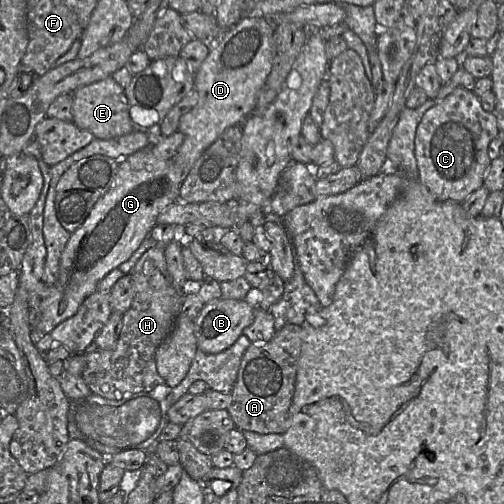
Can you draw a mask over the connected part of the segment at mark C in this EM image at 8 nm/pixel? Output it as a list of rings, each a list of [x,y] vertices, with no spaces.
[[[464,88],[456,89],[425,112],[416,131],[414,152],[417,160],[418,180],[436,199],[461,203],[484,185],[484,178],[491,164],[488,154],[489,144],[499,133],[496,114],[486,112],[482,108],[479,97],[473,91]]]

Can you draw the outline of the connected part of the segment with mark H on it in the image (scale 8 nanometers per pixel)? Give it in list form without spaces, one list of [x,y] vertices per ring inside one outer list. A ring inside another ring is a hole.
[[[159,244],[150,247],[129,273],[133,283],[133,301],[130,308],[122,314],[122,327],[115,347],[109,350],[93,349],[83,353],[86,365],[81,377],[93,394],[109,400],[120,400],[127,393],[150,392],[157,386],[166,385],[157,371],[156,351],[174,326],[185,292],[178,291],[169,279],[164,248],[165,246]]]

